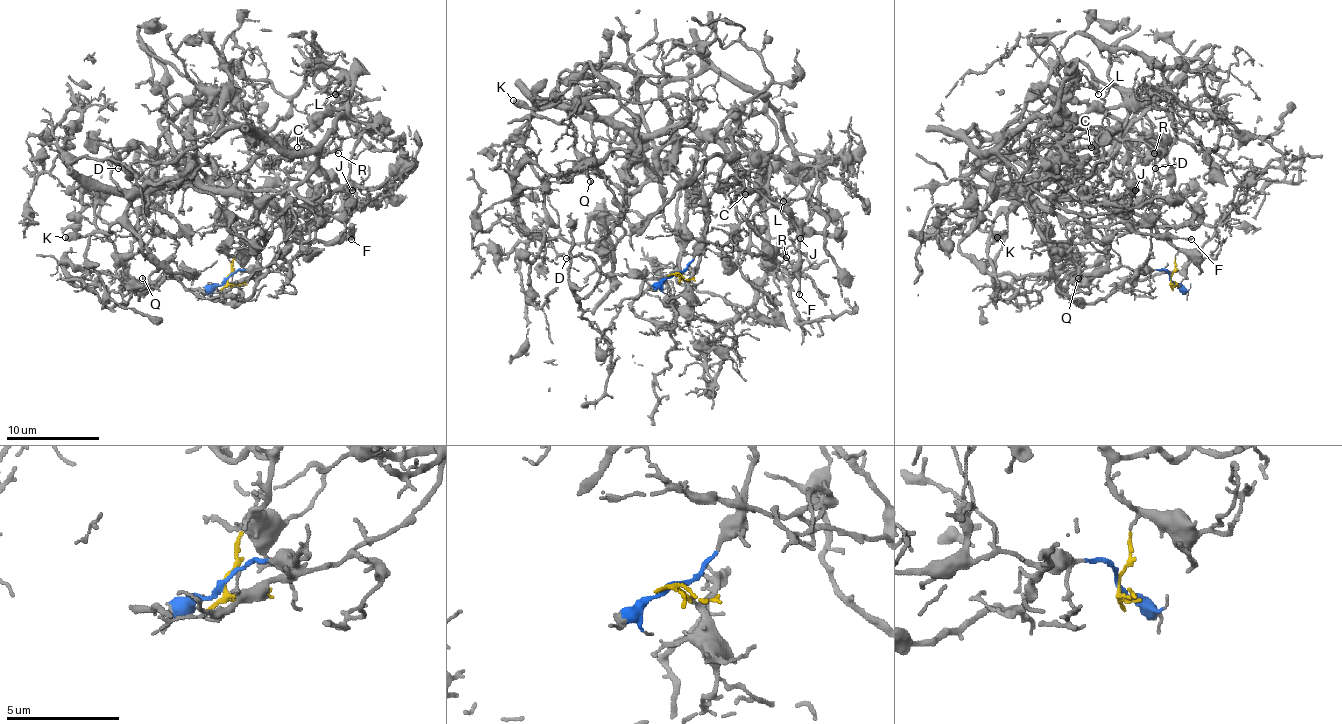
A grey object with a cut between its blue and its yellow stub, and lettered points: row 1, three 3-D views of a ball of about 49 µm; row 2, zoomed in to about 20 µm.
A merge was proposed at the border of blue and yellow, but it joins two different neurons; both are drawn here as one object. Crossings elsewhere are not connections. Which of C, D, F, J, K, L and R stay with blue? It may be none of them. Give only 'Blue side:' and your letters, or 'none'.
Blue side: F, K

